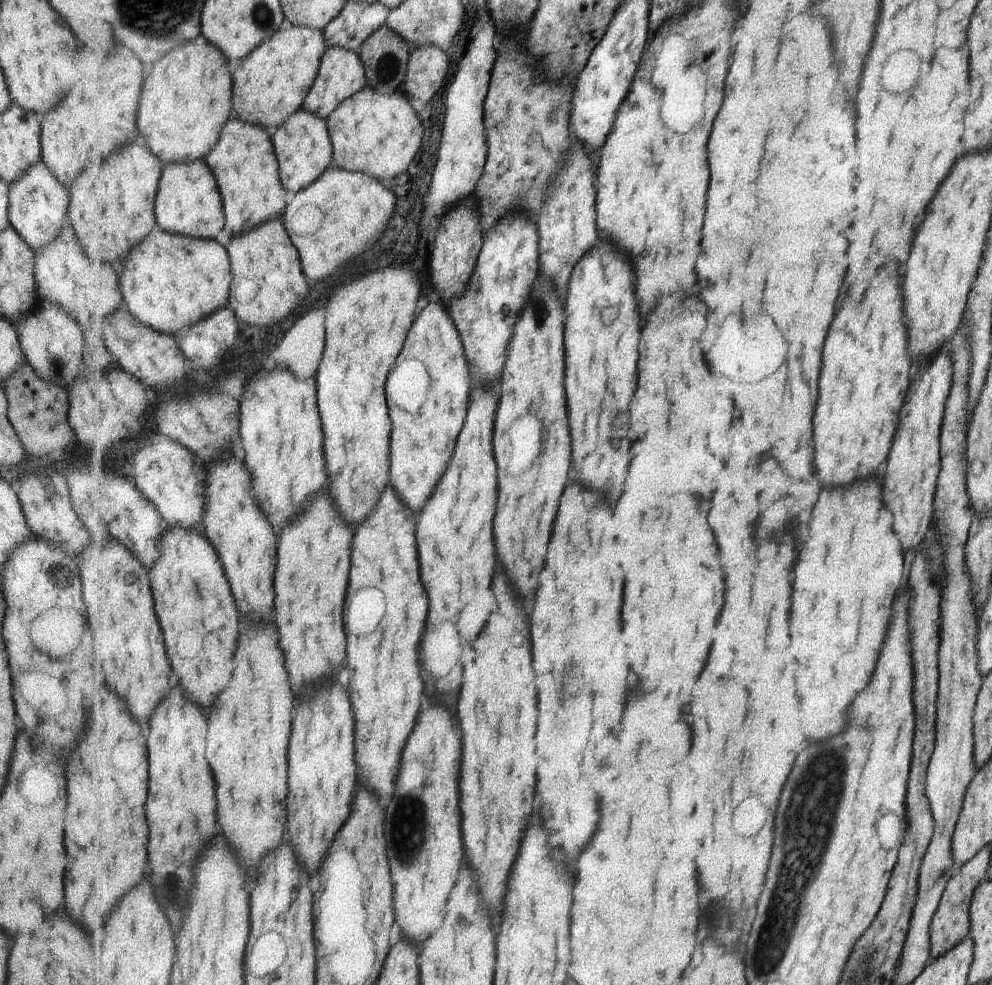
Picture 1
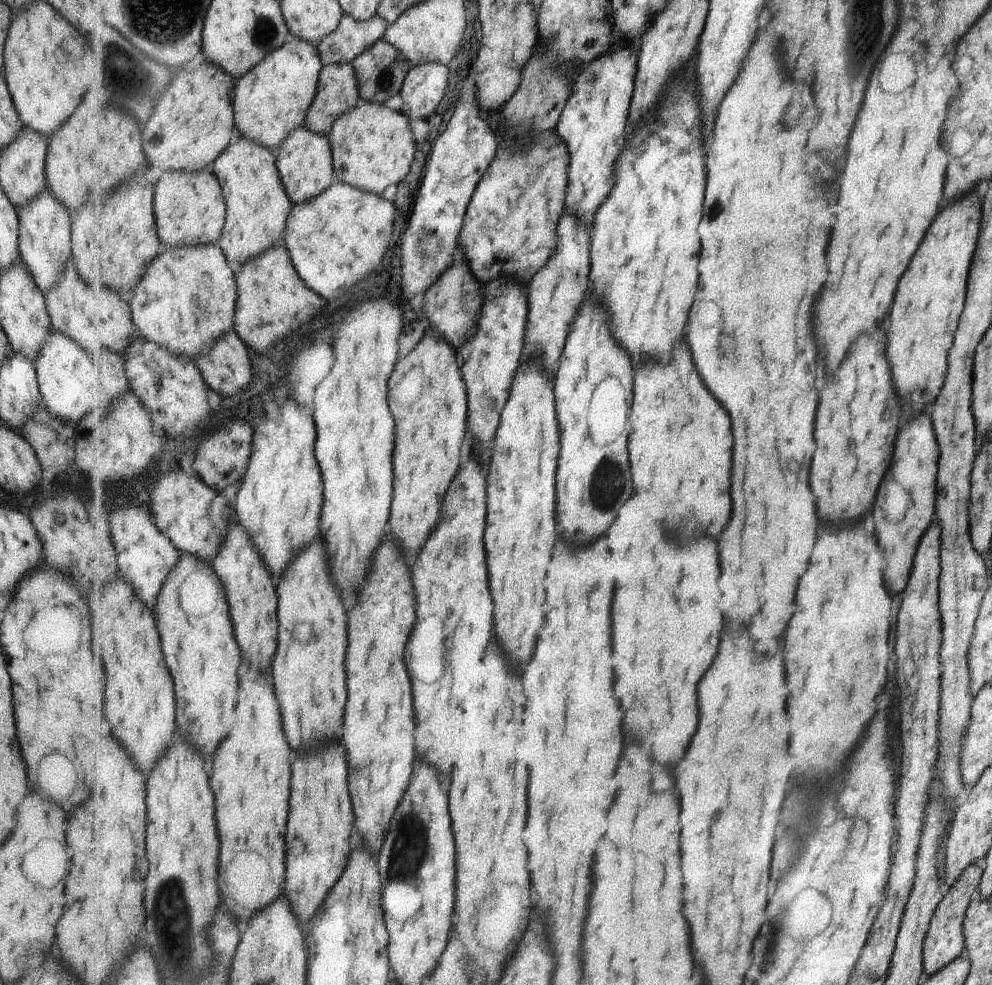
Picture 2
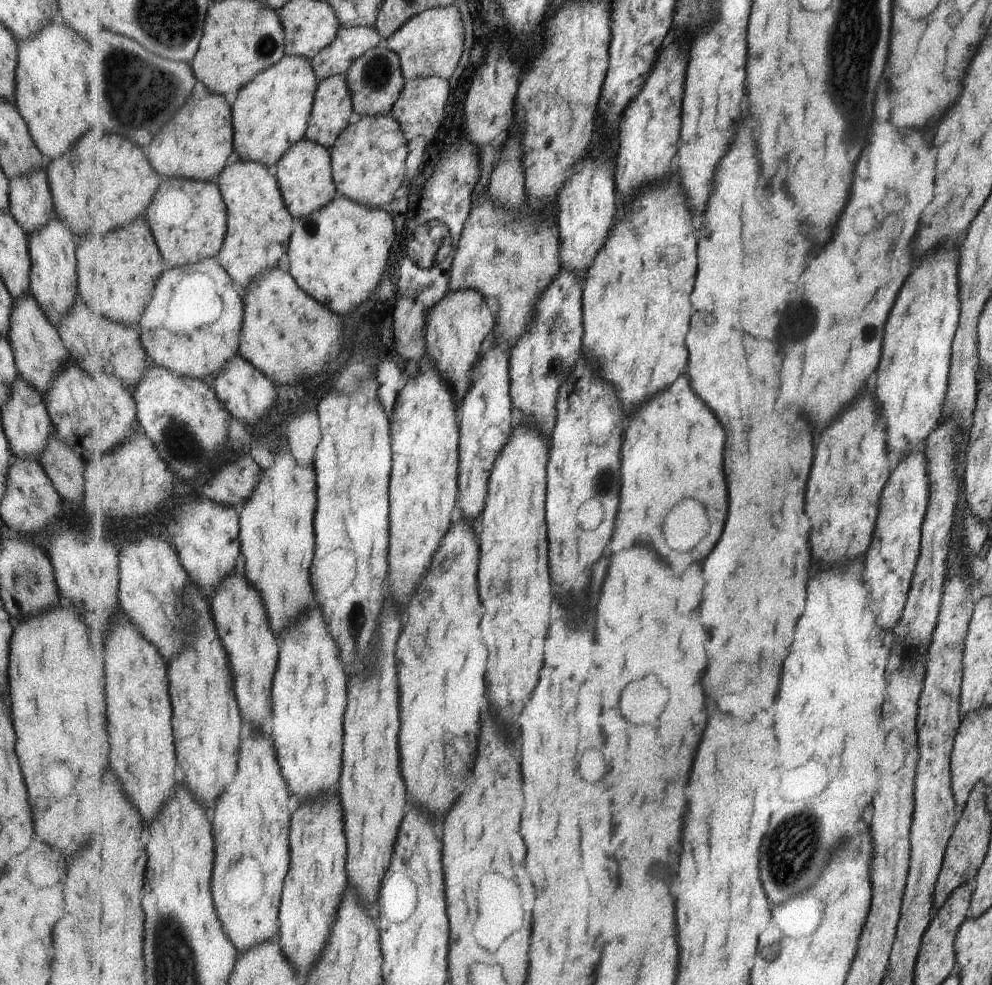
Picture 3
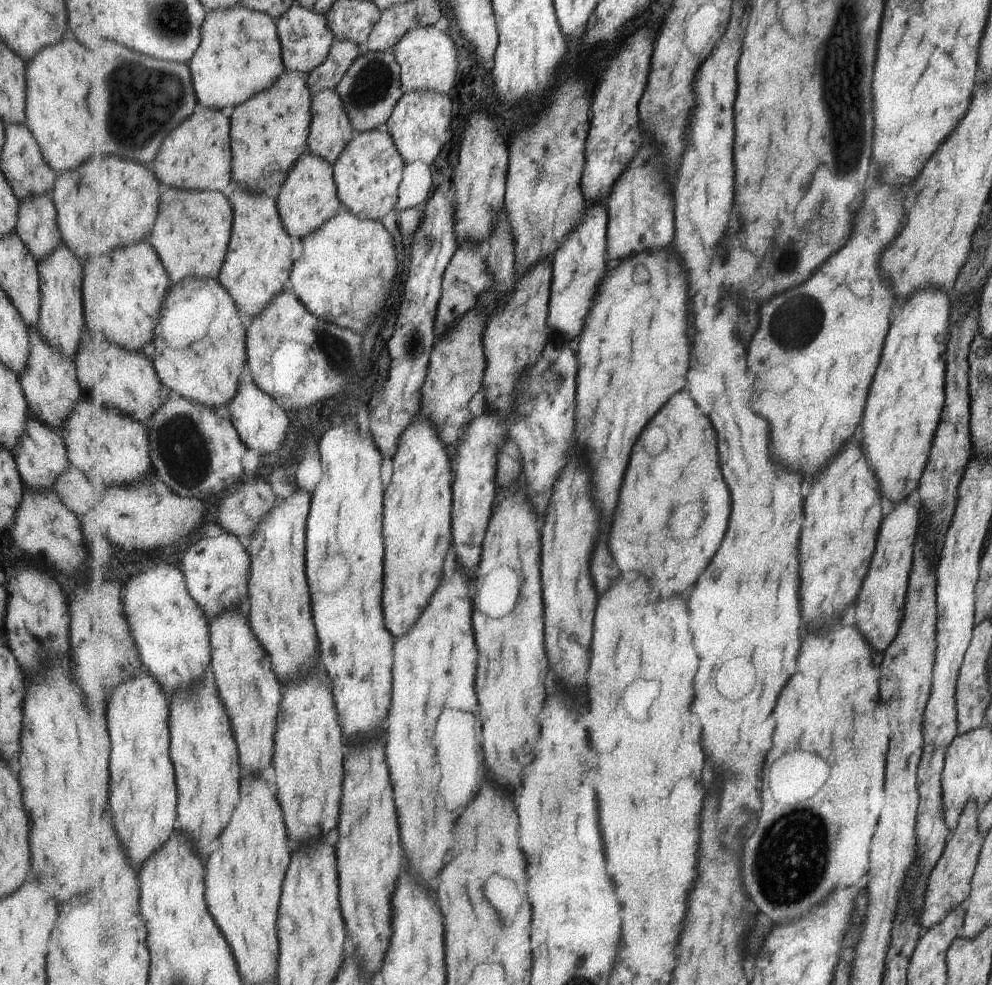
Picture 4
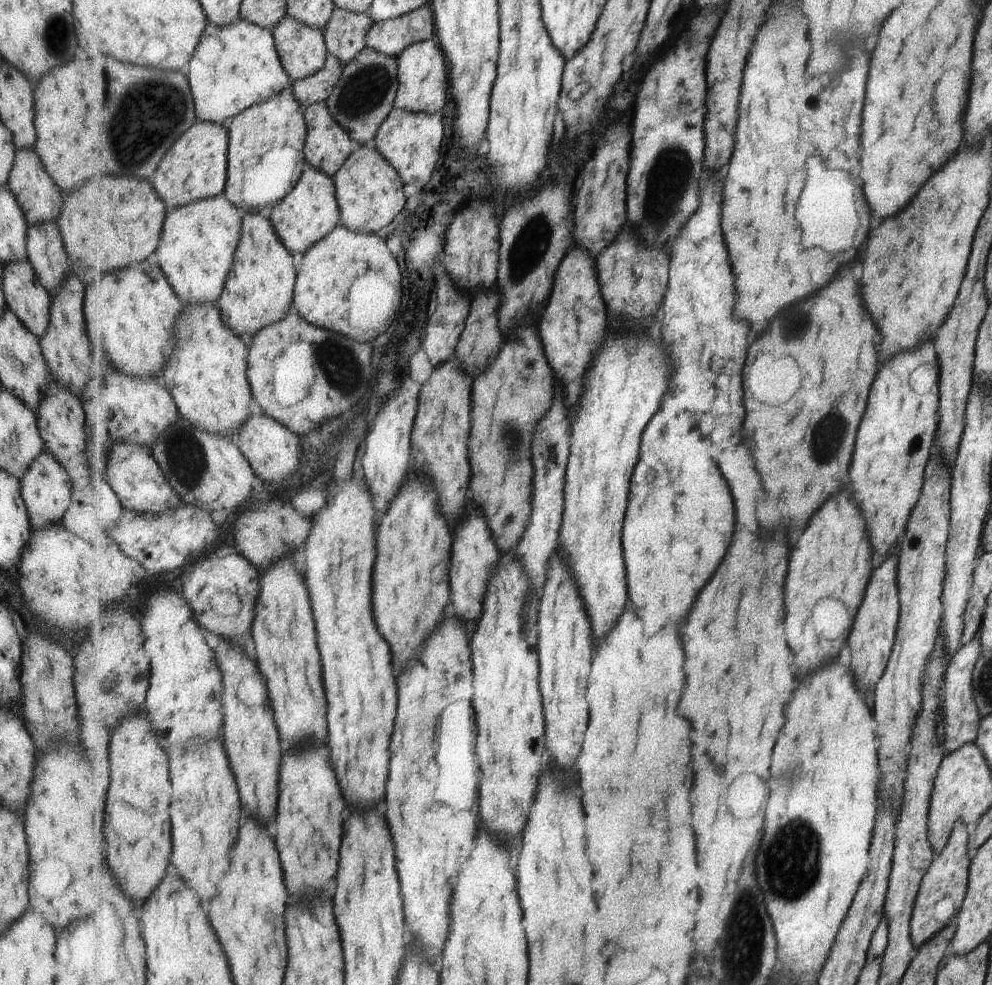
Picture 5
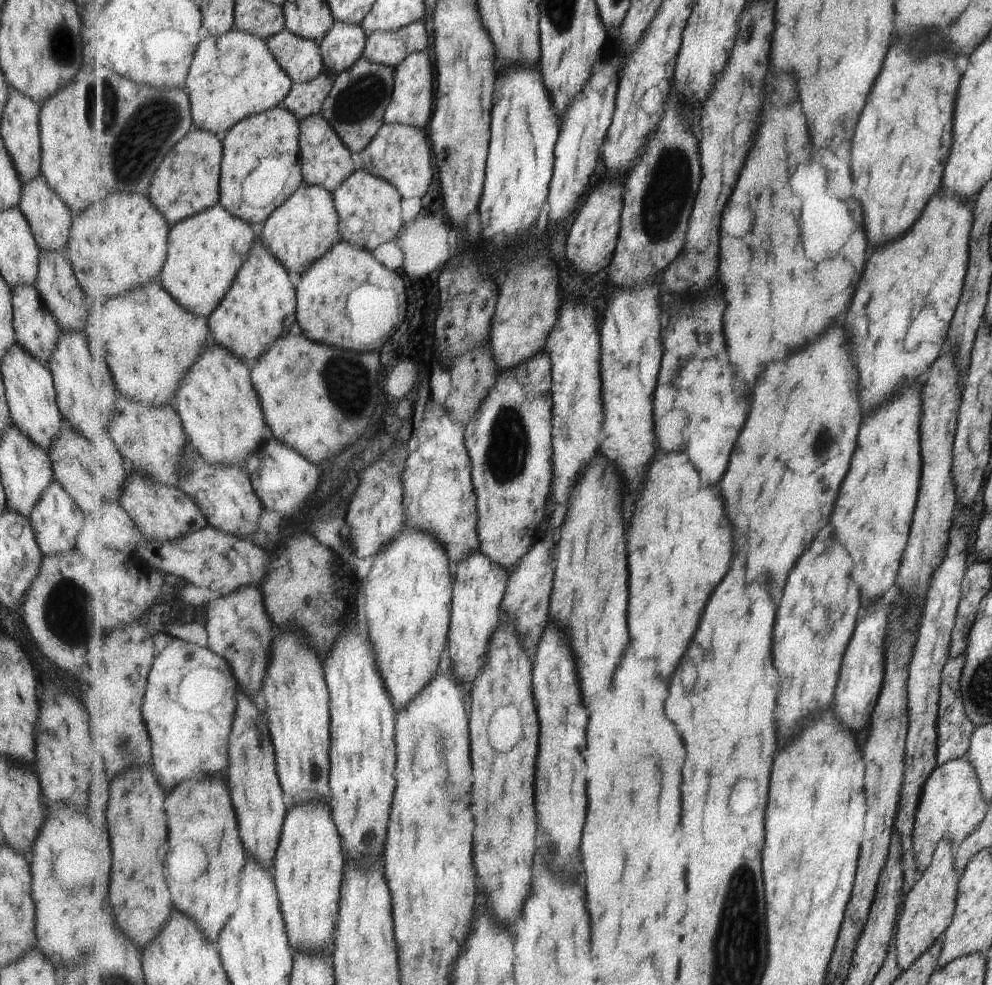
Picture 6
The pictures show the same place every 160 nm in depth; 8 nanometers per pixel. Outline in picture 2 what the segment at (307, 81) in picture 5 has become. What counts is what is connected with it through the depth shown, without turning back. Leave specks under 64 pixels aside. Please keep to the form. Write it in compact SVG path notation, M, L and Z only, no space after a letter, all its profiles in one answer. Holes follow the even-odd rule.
M378 14L366 21L344 15L339 28L317 44L323 66L353 63L358 56L383 40L389 25Z

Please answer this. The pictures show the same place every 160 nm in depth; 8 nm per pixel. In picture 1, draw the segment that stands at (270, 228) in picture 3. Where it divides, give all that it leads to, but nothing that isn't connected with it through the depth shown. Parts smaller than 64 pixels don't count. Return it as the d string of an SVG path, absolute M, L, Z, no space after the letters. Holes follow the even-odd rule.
M231 118L227 130L223 130L223 138L219 138L219 146L205 158L215 176L219 178L220 190L223 190L224 210L227 210L227 226L217 240L227 246L233 236L257 229L266 222L281 218L287 206L287 190L282 182L278 155L274 147L271 132L262 126L247 124L239 118Z

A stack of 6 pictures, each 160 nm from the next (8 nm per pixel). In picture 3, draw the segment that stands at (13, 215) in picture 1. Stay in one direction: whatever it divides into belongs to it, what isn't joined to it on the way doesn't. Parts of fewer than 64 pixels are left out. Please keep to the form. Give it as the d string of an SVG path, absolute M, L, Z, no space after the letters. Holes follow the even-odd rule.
M56 216L27 235L27 238L30 258L29 294L35 299L45 318L57 327L78 294L75 256L77 240Z

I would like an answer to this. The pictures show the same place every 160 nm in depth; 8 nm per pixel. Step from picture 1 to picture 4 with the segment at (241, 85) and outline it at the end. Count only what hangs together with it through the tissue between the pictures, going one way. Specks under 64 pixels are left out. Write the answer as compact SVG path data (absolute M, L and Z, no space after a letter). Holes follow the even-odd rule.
M287 71L266 91L256 94L243 106L235 108L233 122L233 180L249 190L276 193L283 184L273 184L273 176L267 176L269 162L277 162L279 170L287 176L308 148L312 125L313 96L306 83L306 74Z

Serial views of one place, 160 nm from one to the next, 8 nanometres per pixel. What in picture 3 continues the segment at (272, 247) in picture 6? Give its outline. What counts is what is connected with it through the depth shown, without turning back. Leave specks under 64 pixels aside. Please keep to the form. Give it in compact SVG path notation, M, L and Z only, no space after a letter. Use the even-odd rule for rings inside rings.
M305 138L294 144L275 166L275 173L287 210L295 220L309 217L339 196L332 171L332 151L311 139Z

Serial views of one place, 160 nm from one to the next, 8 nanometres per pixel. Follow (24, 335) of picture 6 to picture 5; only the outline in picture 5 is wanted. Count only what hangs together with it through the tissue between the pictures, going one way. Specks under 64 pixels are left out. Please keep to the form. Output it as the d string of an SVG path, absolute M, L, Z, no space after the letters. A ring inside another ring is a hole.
M28 259L3 263L2 291L7 308L39 340L48 325L50 296L40 285Z

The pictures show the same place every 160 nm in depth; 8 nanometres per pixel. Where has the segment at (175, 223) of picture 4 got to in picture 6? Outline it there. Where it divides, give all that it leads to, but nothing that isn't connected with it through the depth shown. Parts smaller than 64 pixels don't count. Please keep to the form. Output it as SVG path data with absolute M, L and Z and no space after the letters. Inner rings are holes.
M223 206L197 214L195 218L181 222L181 230L179 226L171 228L171 248L161 283L182 307L207 319L230 292L258 238L258 228L233 216Z

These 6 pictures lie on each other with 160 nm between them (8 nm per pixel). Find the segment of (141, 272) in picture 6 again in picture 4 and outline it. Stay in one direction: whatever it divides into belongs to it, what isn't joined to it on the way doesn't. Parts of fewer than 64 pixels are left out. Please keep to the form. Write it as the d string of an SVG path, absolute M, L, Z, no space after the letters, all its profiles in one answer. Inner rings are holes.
M107 156L105 160L87 160L83 166L79 166L73 172L61 174L56 177L50 192L56 210L56 223L60 237L64 245L79 260L81 266L89 256L102 256L113 253L123 246L137 244L149 236L149 232L155 226L155 220L159 220L161 192L159 192L159 180L155 174L137 162L127 162L117 156Z

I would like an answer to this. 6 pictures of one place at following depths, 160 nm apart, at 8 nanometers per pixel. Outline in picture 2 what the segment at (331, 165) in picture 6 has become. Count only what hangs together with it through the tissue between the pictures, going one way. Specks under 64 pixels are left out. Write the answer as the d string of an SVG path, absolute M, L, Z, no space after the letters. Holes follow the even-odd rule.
M352 63L325 65L318 82L318 93L304 124L309 130L329 136L339 117L361 102L358 78Z

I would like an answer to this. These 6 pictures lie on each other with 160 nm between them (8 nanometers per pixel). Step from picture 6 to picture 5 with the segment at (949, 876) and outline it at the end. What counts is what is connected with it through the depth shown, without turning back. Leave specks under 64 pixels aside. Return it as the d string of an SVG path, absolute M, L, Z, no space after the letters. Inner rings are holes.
M955 821L947 837L945 848L933 856L929 868L922 874L916 897L913 901L910 921L909 938L914 950L919 949L930 940L934 934L945 929L952 922L957 910L961 906L965 891L969 859L966 857L967 837L970 827L961 821Z

